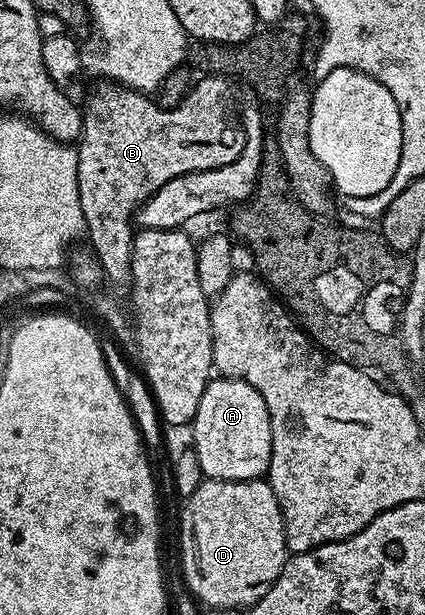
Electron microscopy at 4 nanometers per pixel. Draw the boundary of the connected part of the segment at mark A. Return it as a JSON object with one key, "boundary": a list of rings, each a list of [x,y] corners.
{"boundary":[[[228,378],[210,379],[207,390],[203,390],[203,398],[199,398],[199,410],[191,425],[194,444],[192,451],[199,458],[202,473],[210,480],[260,480],[268,473],[273,443],[271,442],[271,422],[267,414],[267,402],[263,402],[263,394],[242,380]]]}

